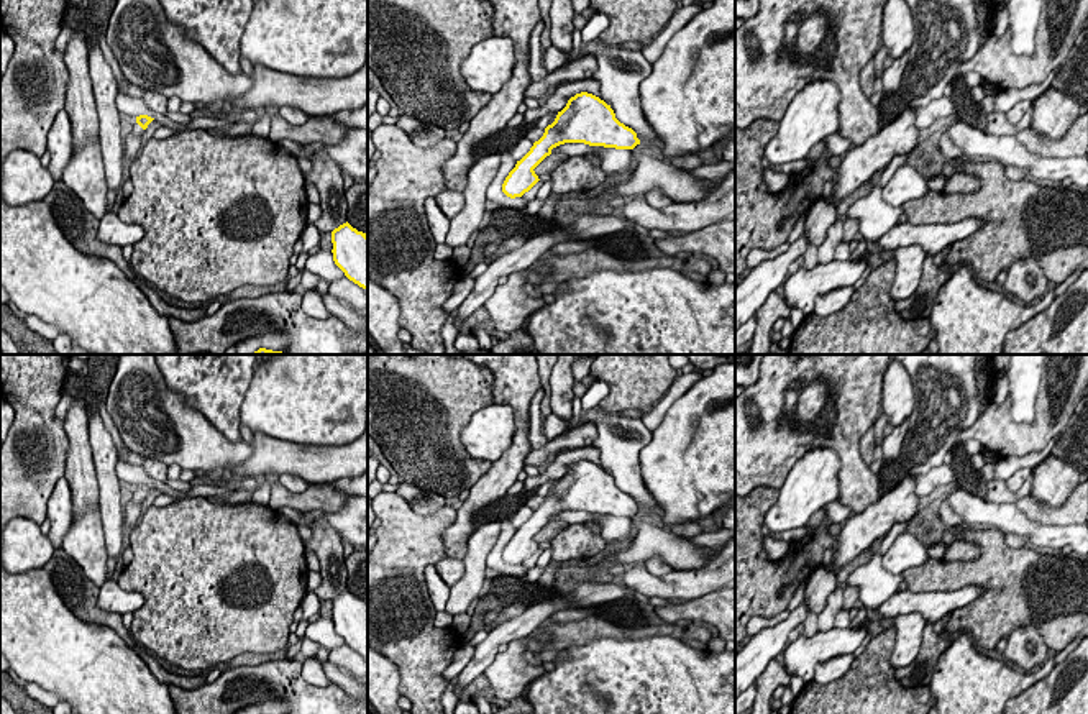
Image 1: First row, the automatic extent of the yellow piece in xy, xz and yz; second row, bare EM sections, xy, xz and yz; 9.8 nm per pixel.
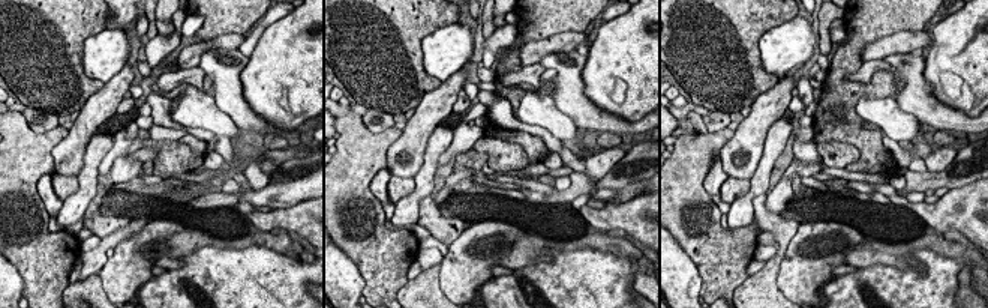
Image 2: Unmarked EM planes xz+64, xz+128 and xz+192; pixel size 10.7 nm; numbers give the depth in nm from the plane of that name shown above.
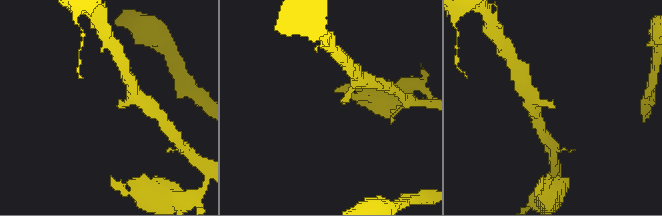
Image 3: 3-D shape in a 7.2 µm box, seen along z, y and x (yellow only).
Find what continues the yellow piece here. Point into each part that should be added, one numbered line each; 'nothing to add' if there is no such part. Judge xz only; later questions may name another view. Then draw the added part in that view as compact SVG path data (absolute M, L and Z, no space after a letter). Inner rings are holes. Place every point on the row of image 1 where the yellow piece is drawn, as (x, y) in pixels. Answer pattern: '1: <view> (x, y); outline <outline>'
nothing to add

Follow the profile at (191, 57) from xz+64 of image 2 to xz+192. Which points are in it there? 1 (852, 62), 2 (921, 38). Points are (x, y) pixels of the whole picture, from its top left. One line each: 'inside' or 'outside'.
1: outside
2: inside

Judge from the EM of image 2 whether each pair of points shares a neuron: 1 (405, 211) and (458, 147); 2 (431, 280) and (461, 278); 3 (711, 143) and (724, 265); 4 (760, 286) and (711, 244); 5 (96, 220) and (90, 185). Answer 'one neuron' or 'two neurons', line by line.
1: two neurons
2: two neurons
3: one neuron
4: two neurons
5: two neurons

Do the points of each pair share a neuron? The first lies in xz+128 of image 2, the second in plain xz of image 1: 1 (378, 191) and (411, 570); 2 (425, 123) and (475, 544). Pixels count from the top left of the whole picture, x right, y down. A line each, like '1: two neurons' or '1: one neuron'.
1: two neurons
2: two neurons

